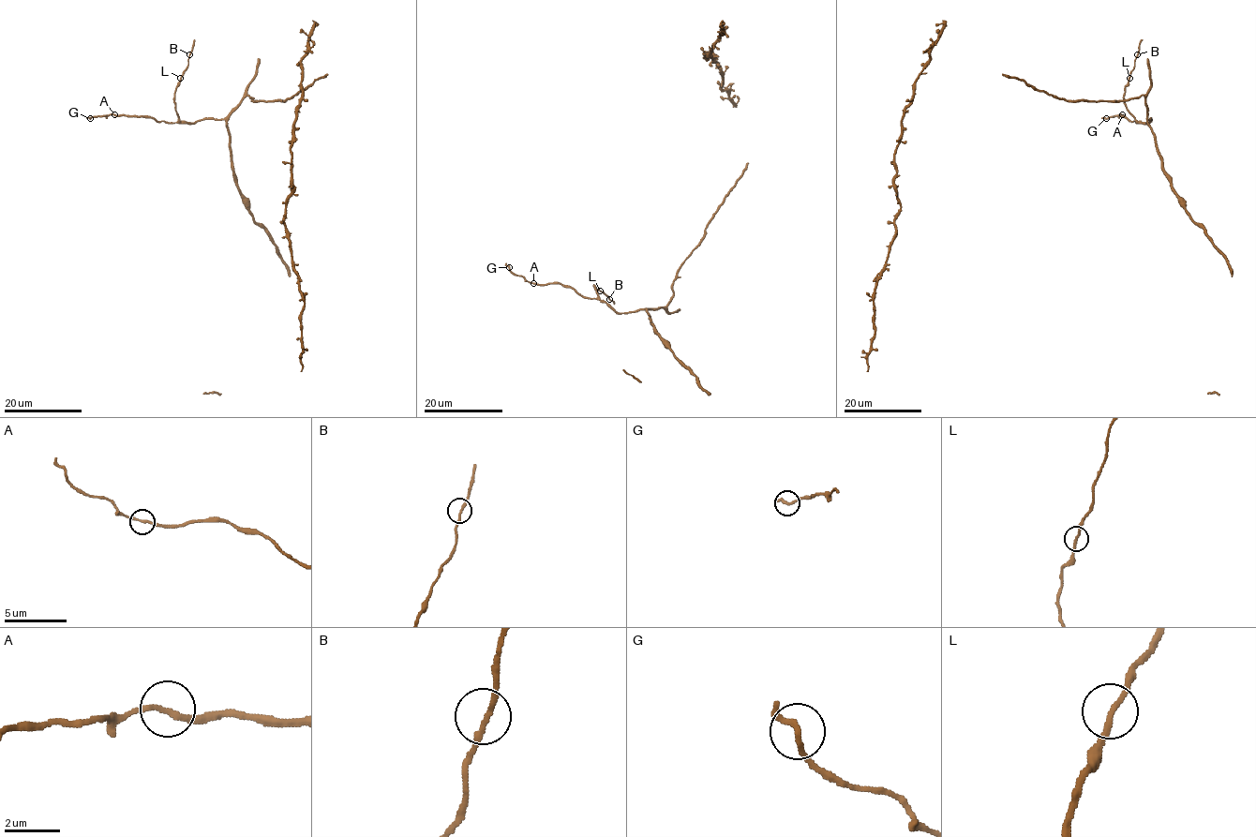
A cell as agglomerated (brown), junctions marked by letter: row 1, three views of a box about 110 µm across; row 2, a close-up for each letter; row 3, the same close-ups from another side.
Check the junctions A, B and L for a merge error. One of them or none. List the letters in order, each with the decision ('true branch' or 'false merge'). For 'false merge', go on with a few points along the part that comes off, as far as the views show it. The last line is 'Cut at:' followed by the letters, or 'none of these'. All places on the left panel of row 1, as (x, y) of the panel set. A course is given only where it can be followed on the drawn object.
A: false merge; course (114, 114), (87, 118)
B: true branch
L: true branch
Cut at: A

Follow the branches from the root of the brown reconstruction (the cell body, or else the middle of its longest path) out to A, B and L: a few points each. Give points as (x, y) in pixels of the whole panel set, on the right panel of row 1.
A: (1045, 93), (1068, 100), (1126, 100), (1143, 95), (1146, 117), (1150, 120), (1130, 121), (1121, 114)
B: (1045, 93), (1068, 100), (1126, 100), (1143, 95), (1148, 122), (1139, 122), (1126, 108), (1123, 97), (1137, 54)
L: (1045, 93), (1068, 100), (1126, 100), (1143, 95), (1148, 122), (1139, 122), (1126, 108), (1123, 93), (1129, 78)

